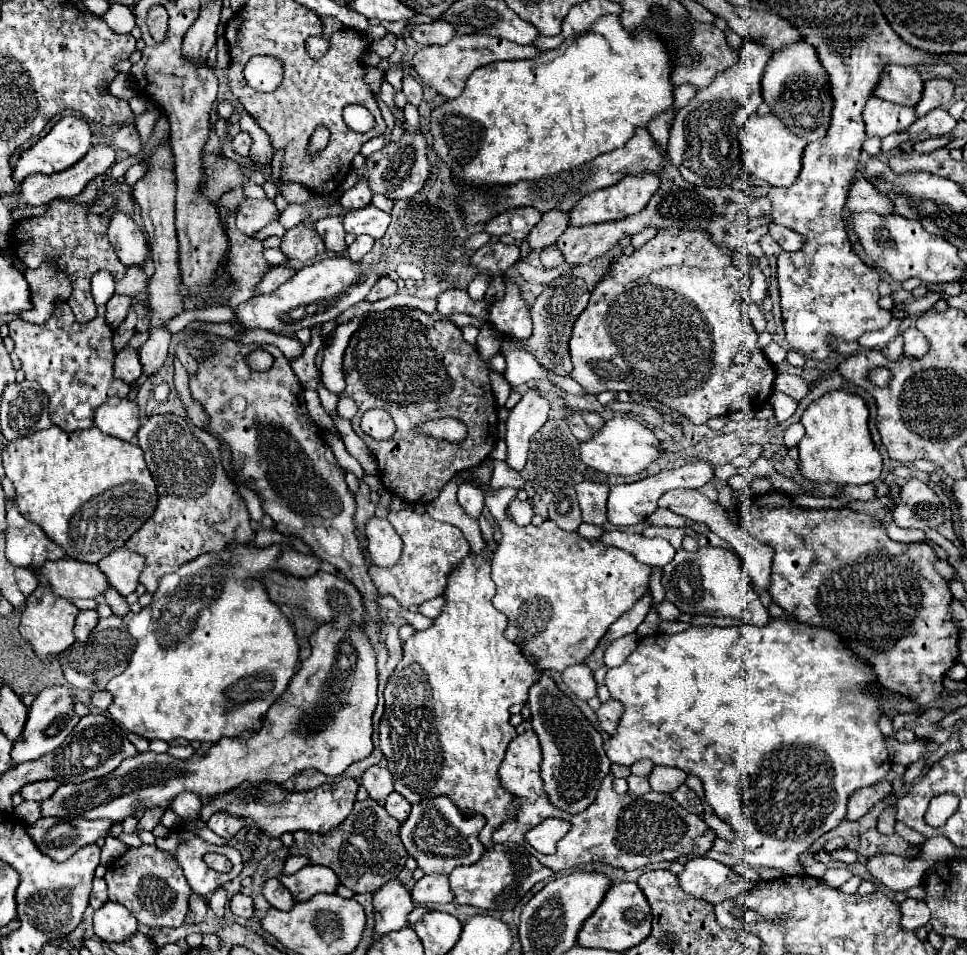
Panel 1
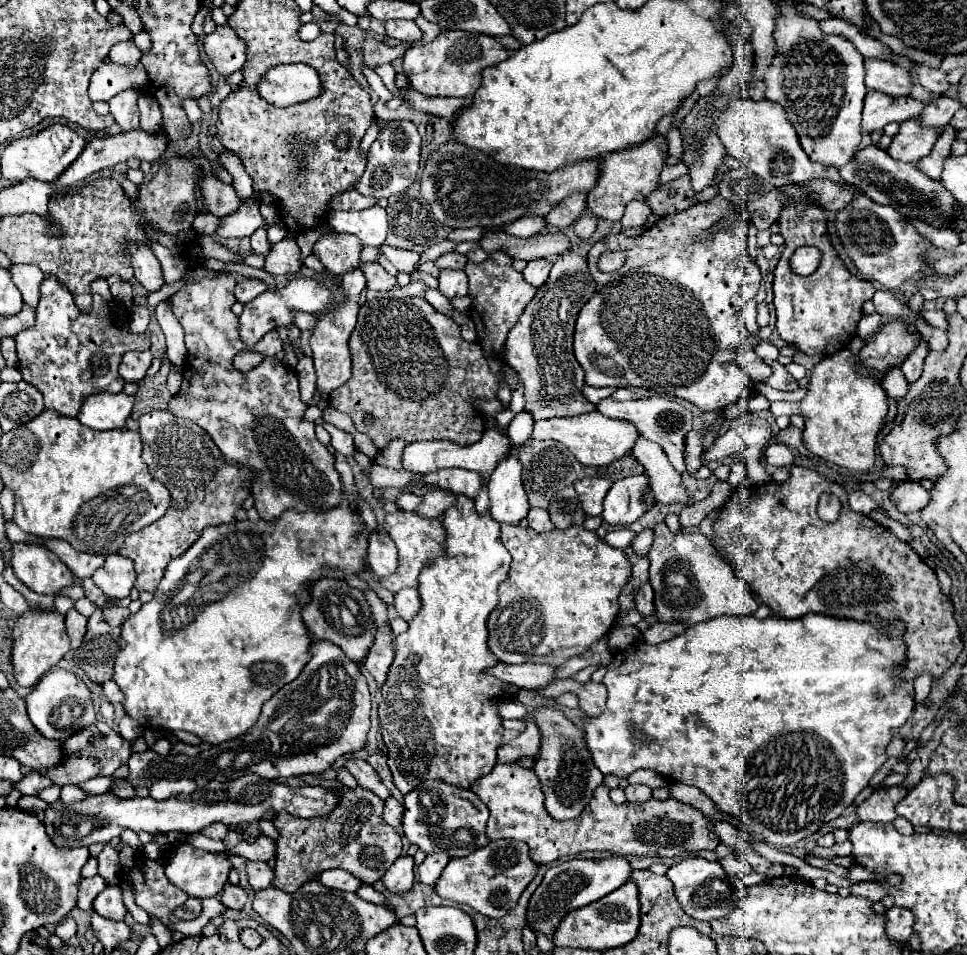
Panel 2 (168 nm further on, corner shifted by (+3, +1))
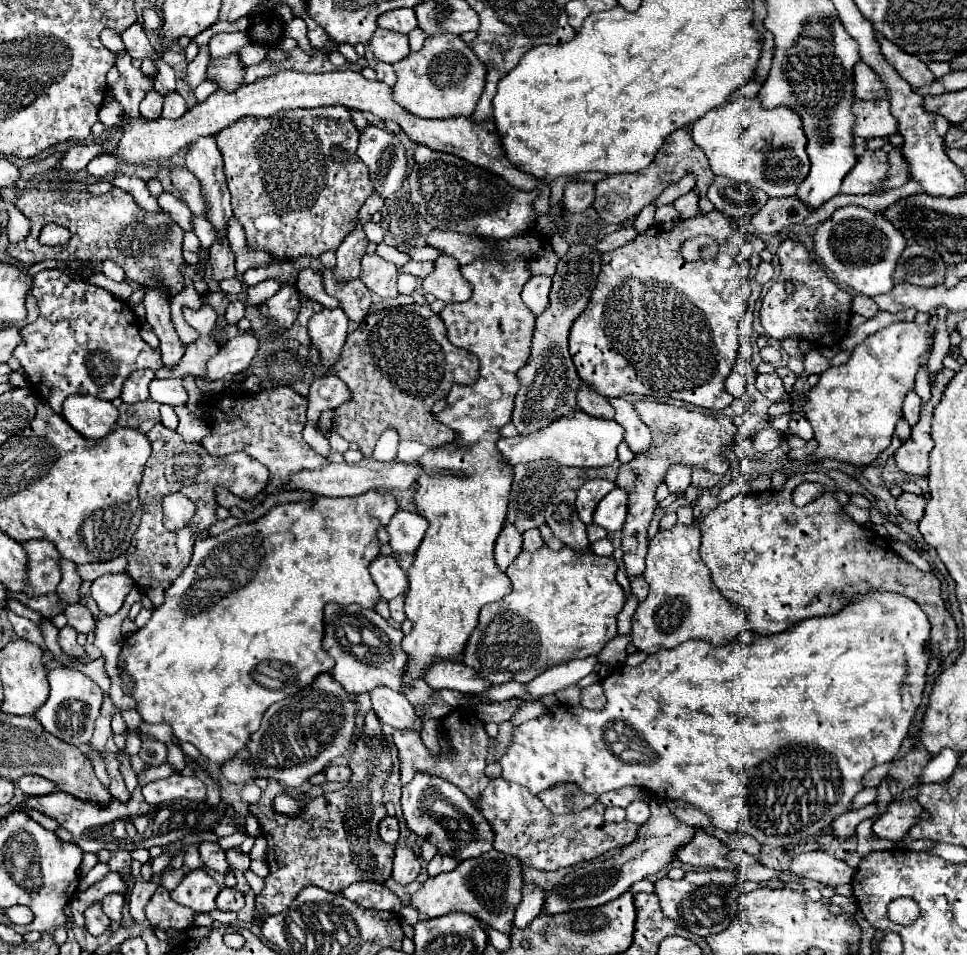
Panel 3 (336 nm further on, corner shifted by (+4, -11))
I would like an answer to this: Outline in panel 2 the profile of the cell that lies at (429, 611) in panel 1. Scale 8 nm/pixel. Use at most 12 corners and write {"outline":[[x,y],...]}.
{"outline":[[403,588],[393,602],[399,618],[419,612],[417,588]]}

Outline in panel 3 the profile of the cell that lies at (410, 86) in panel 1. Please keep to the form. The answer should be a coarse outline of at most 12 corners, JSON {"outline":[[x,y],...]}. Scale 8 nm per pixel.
{"outline":[[386,62],[376,64],[380,82],[394,86],[396,72]]}

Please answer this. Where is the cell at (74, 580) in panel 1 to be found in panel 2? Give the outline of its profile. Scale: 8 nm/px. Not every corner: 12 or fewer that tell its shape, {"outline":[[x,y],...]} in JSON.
{"outline":[[11,544],[15,576],[55,596],[75,576],[39,544]]}

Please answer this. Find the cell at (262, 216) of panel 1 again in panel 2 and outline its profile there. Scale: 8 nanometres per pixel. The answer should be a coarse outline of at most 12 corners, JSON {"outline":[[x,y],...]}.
{"outline":[[199,172],[201,200],[219,218],[235,212],[241,200],[233,186]]}

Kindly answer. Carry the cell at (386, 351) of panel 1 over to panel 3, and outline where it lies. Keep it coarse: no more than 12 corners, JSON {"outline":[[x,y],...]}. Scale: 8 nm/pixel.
{"outline":[[418,304],[370,312],[336,374],[332,410],[372,456],[394,428],[432,448],[458,434],[432,404],[480,376]]}

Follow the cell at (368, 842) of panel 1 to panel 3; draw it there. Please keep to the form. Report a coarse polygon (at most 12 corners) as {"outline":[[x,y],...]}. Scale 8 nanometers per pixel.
{"outline":[[374,712],[350,756],[350,786],[252,814],[268,842],[256,902],[286,910],[306,886],[384,884],[394,846],[378,836],[392,758]]}

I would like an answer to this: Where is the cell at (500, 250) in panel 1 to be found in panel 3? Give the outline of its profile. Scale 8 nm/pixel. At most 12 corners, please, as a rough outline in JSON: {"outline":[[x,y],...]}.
{"outline":[[410,262],[402,272],[426,278],[434,272],[432,262]]}

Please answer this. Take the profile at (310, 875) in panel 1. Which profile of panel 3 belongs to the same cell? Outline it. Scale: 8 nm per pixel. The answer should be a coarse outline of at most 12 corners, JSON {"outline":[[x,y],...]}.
{"outline":[[356,882],[340,892],[344,898],[376,910],[402,910],[386,886]]}

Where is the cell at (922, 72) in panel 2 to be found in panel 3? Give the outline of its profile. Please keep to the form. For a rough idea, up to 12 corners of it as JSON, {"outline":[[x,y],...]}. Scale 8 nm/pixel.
{"outline":[[878,36],[882,54],[910,86],[932,84],[934,74],[918,56]]}

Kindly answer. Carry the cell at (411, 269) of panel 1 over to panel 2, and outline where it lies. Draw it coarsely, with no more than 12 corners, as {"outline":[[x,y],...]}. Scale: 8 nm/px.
{"outline":[[381,246],[383,254],[401,272],[413,272],[419,254]]}

